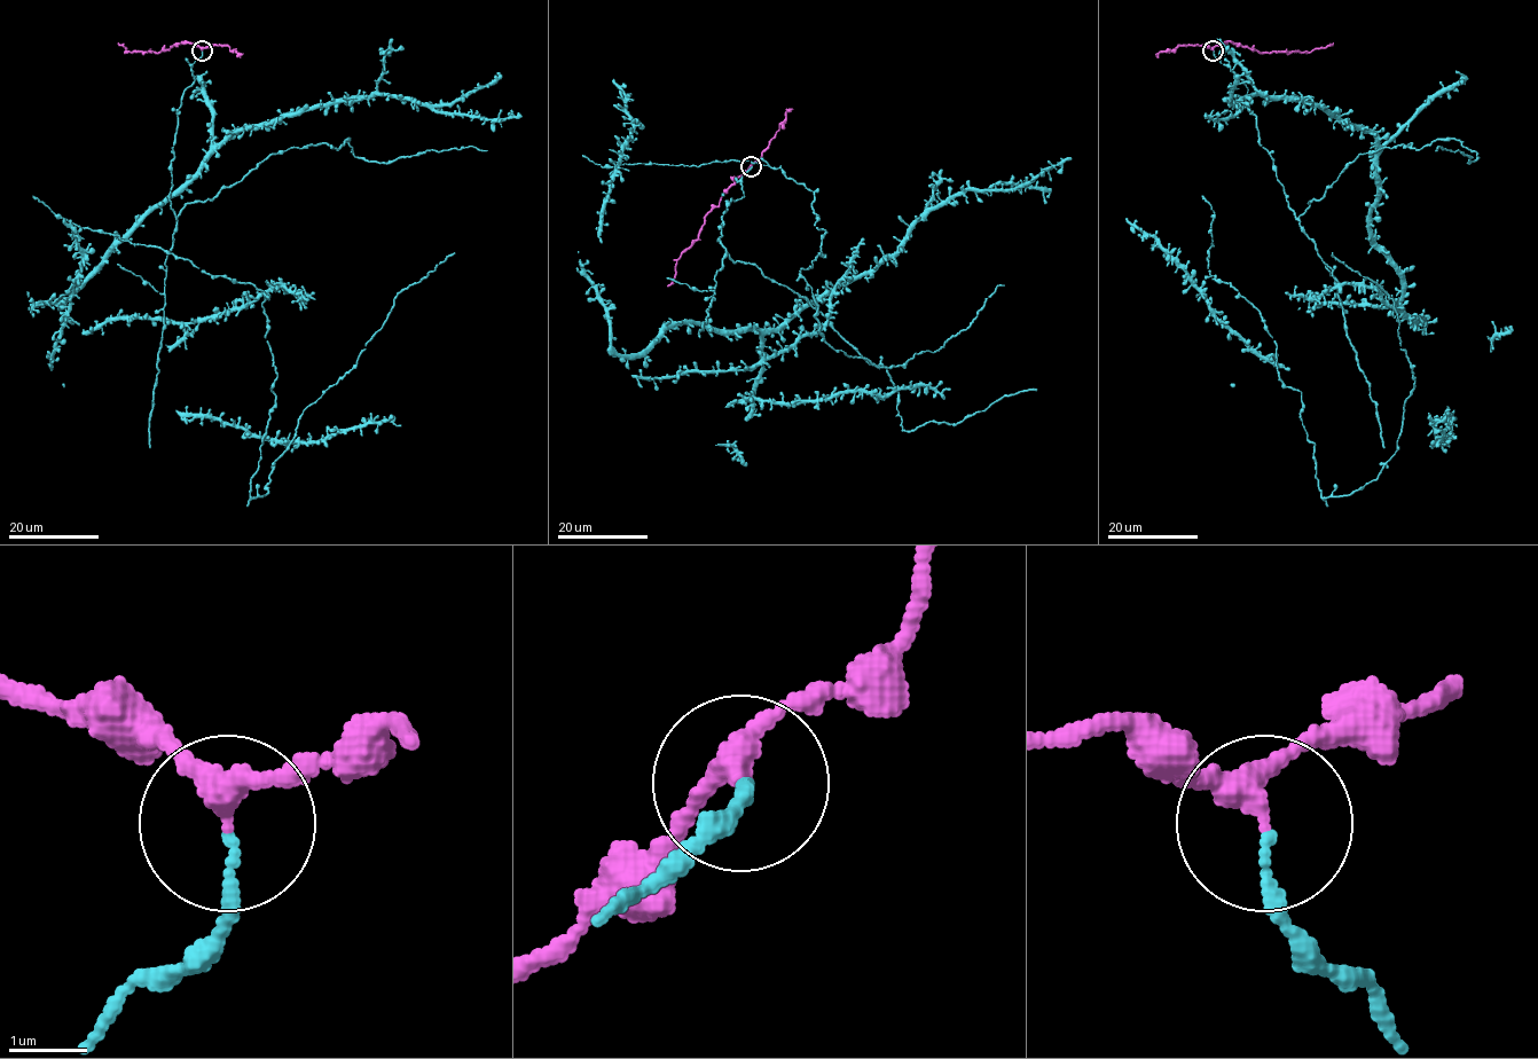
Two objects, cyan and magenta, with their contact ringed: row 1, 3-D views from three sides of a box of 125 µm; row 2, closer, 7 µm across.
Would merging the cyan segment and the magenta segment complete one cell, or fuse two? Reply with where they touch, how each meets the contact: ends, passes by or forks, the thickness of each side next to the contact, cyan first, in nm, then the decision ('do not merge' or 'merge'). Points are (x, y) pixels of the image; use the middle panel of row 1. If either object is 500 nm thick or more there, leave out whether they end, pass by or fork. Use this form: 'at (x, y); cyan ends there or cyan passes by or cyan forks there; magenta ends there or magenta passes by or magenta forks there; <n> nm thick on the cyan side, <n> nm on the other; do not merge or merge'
at (751, 166); cyan ends there; magenta passes by; 110 nm thick on the cyan side, 280 nm on the other; do not merge

